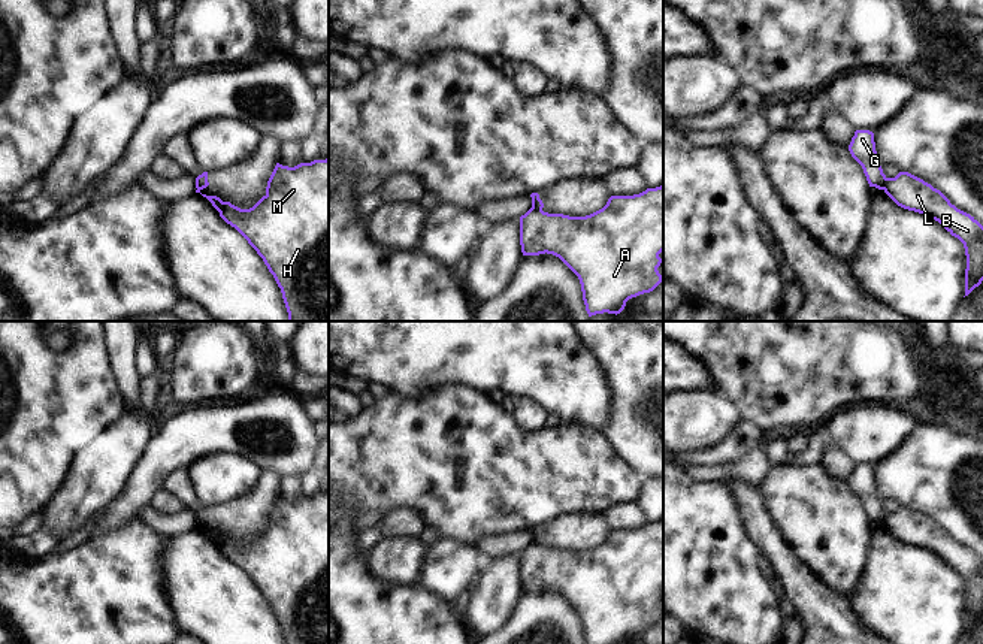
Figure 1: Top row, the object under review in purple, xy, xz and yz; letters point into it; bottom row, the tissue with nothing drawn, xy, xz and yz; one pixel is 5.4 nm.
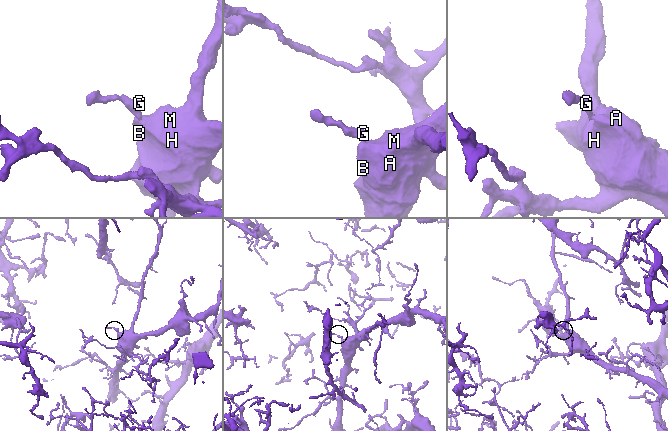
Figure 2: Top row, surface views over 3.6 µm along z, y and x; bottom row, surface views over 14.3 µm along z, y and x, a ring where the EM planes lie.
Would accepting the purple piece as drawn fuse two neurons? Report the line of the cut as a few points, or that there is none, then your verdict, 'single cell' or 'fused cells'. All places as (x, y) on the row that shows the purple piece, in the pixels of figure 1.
cut in yz along (888, 178), (883, 189); fused cells

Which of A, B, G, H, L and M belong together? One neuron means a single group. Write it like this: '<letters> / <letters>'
A B H L M / G

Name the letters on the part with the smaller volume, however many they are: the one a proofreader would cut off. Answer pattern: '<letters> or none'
G

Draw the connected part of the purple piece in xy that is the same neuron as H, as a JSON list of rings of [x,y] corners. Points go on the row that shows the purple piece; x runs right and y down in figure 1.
[[[329,158],[294,167],[276,163],[266,194],[249,209],[202,196],[263,258],[281,288],[288,321],[329,321]]]

